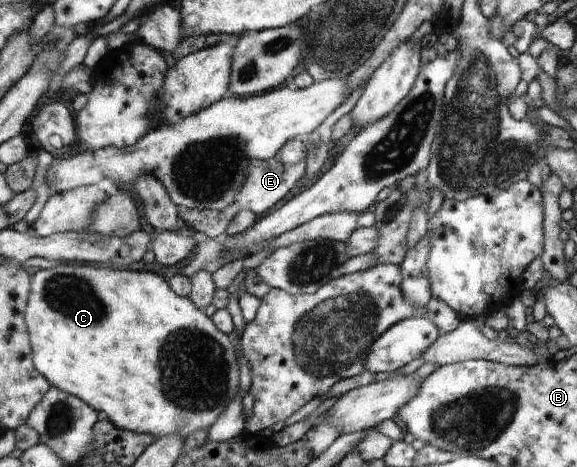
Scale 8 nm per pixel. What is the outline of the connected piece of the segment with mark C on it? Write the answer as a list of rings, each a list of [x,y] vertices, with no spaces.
[[[58,263],[53,268],[40,270],[33,276],[33,289],[26,323],[30,328],[34,346],[34,361],[38,371],[48,377],[53,387],[66,390],[68,393],[81,397],[86,403],[94,406],[103,417],[107,417],[117,429],[134,431],[134,433],[148,433],[155,438],[166,435],[178,435],[186,438],[190,433],[208,429],[218,419],[226,405],[238,395],[238,379],[240,366],[236,358],[236,351],[230,337],[214,325],[203,310],[198,309],[189,297],[180,297],[172,289],[168,289],[166,281],[153,272],[118,270],[115,268],[96,268],[94,265],[72,265]]]

